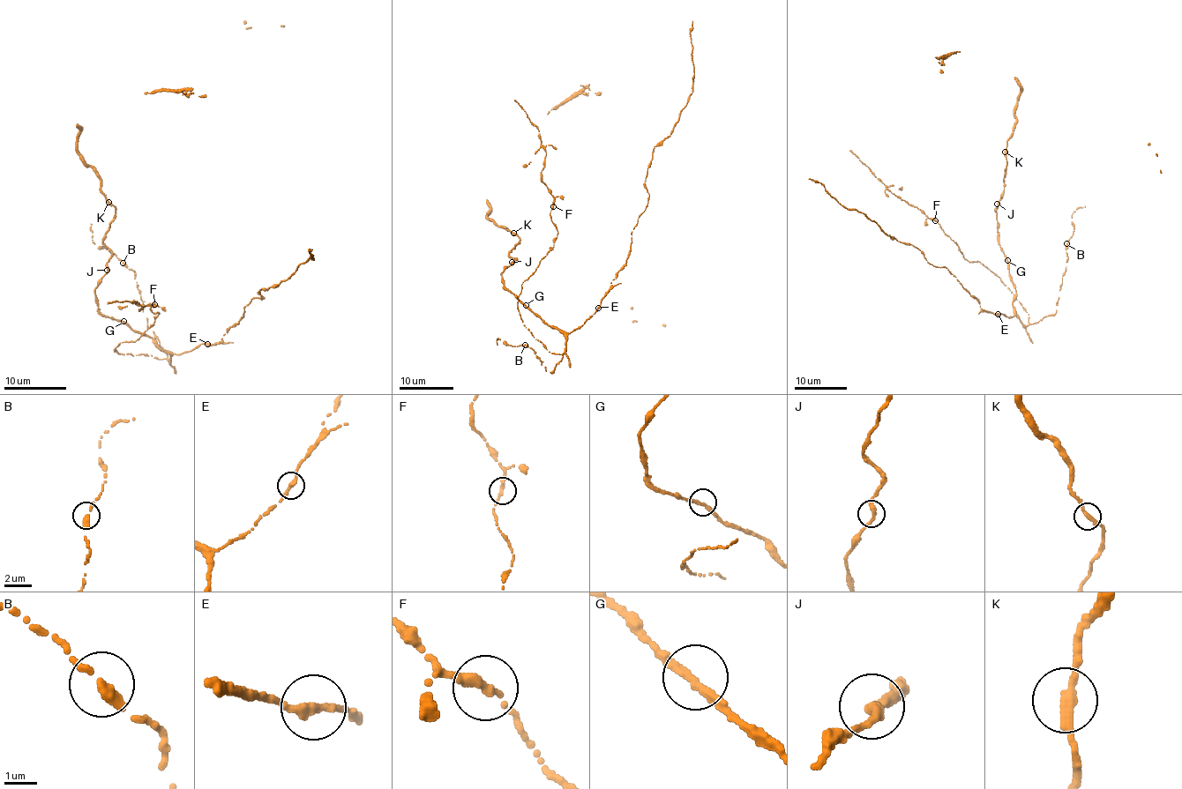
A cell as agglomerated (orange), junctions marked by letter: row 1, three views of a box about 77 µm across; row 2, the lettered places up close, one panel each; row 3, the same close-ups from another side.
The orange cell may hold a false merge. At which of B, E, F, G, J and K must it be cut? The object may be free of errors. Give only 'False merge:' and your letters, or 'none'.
False merge: none

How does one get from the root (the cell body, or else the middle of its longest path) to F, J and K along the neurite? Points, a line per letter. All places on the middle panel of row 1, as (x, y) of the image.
F: (526, 306), (559, 330), (560, 354), (534, 337), (518, 308), (521, 284), (557, 236), (553, 206)
J: (526, 306), (503, 285), (504, 268), (512, 262)
K: (526, 306), (504, 288), (502, 278), (504, 268), (516, 261), (509, 255), (519, 242), (513, 233)

